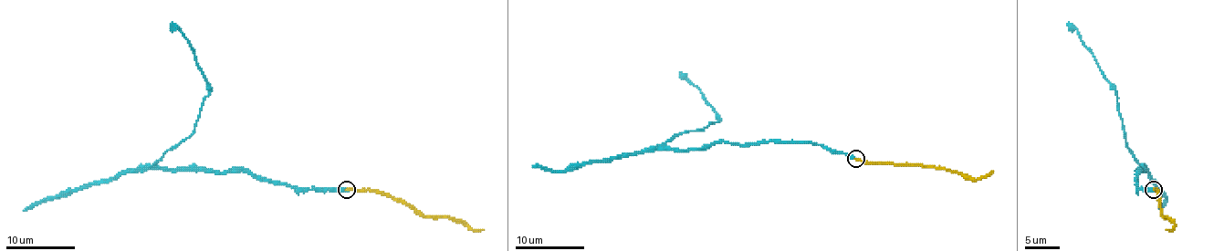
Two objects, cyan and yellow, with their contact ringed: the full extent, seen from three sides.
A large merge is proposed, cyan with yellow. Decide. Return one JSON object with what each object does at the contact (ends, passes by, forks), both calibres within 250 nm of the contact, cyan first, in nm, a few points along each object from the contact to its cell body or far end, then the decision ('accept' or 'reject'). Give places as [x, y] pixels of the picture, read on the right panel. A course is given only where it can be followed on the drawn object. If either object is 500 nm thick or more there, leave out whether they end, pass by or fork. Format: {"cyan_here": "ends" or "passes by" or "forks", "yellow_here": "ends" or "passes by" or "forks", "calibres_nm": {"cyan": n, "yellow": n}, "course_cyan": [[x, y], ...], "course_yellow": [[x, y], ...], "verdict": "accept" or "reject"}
{"cyan_here": "ends", "yellow_here": "ends", "calibres_nm": {"cyan": 380, "yellow": 200}, "course_cyan": [[1154, 190], [1136, 186], [1139, 171], [1136, 171], [1145, 169], [1127, 148], [1114, 86], [1079, 32], [1067, 24]], "course_yellow": [[1154, 190], [1156, 190], [1162, 215], [1174, 224], [1171, 229], [1166, 229]], "verdict": "accept"}

